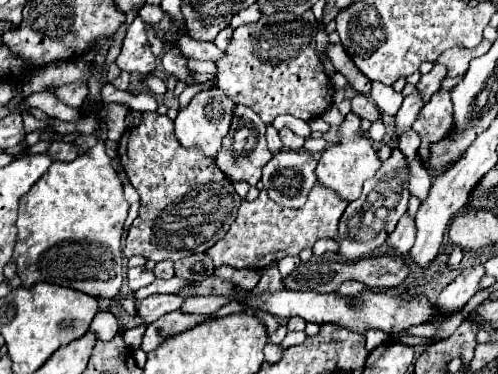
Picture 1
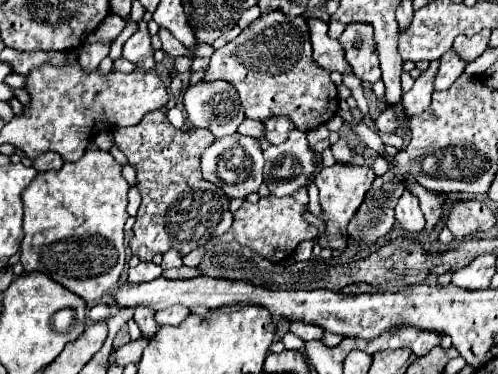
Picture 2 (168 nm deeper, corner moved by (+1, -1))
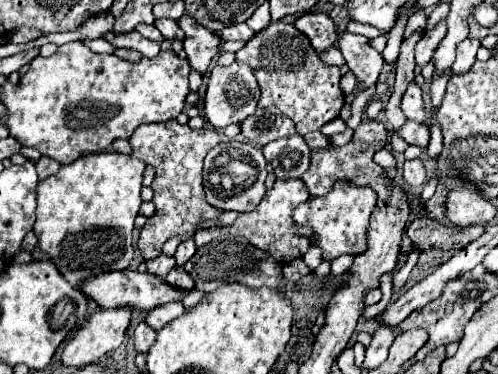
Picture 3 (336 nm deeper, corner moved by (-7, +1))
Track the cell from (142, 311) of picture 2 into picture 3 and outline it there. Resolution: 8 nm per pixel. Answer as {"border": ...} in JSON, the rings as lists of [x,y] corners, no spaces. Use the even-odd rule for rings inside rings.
{"border":[[[144,320],[138,322],[138,326],[136,326],[136,330],[134,330],[134,344],[136,344],[136,350],[146,354],[146,352],[150,350],[150,346],[154,344],[154,340],[156,340],[156,330],[150,328],[148,324],[144,324]]]}

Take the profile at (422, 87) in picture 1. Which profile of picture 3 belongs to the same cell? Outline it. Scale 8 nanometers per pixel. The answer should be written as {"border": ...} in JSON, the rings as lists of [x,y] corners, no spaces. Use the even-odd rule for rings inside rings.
{"border":[[[464,40],[458,44],[456,62],[452,64],[452,74],[464,74],[476,62],[476,50],[480,48],[478,40]]]}

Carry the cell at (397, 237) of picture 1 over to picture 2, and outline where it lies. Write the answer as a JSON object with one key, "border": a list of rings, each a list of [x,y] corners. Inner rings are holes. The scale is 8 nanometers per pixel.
{"border":[[[404,192],[396,204],[396,222],[410,234],[410,236],[416,236],[426,220],[424,220],[424,214],[420,210],[420,202],[418,198],[412,194],[412,192]]]}

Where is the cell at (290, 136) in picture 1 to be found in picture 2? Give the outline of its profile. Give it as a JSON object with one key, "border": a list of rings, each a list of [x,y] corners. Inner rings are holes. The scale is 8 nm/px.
{"border":[[[272,116],[272,118],[264,120],[262,124],[264,124],[264,138],[270,144],[284,142],[288,138],[288,134],[294,130],[292,122],[288,118],[282,118],[282,116]]]}

